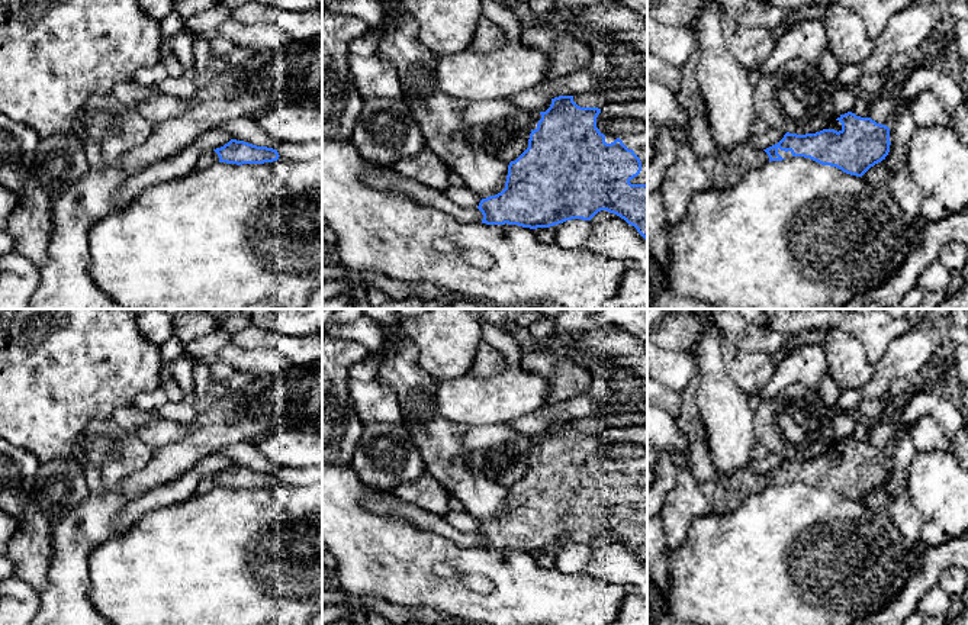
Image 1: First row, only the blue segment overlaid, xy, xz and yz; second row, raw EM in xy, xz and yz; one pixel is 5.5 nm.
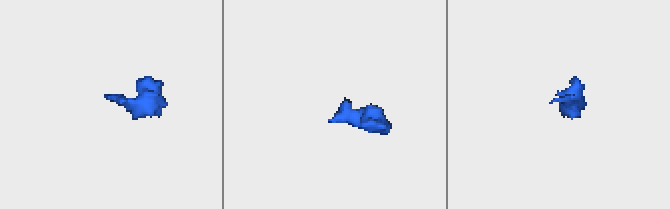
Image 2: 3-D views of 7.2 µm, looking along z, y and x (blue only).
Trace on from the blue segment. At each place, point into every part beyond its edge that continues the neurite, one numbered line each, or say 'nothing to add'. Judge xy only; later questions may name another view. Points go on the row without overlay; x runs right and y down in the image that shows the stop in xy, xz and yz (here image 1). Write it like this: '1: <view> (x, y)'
1: xy (208, 483)

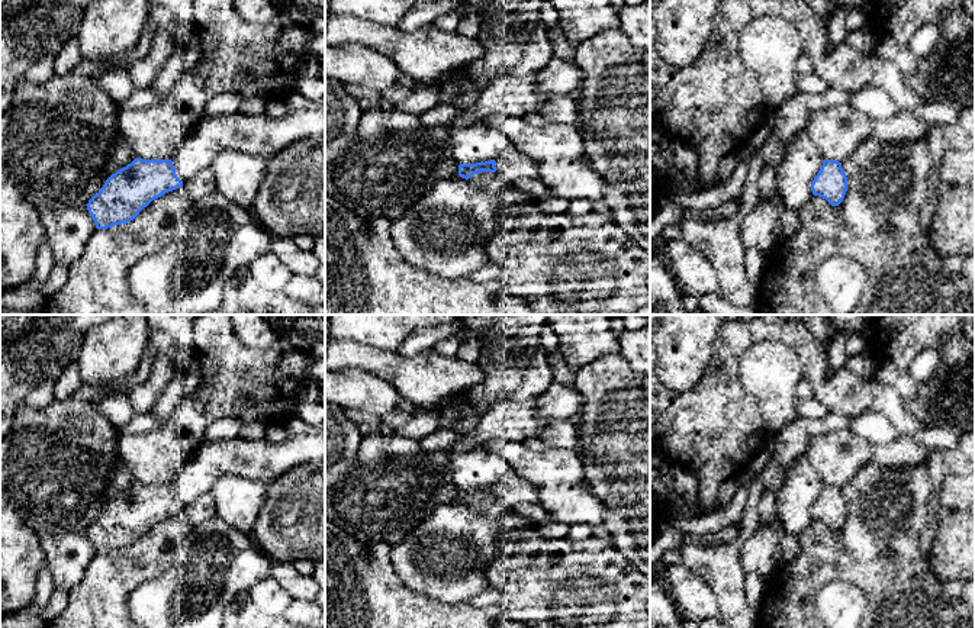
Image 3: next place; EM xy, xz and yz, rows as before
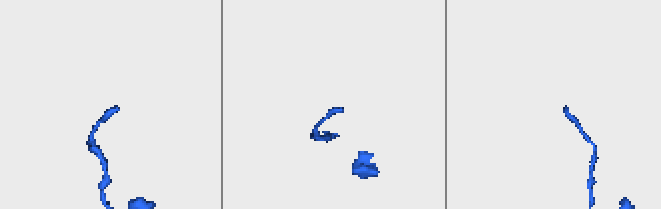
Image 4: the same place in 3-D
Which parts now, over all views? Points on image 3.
1: xy (260, 460)

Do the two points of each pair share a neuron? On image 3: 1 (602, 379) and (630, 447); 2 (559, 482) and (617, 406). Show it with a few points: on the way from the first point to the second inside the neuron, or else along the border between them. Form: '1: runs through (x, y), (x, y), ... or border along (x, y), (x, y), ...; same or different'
1: runs through (615, 396), (630, 430); same
2: border along (576, 451), (585, 479); different

